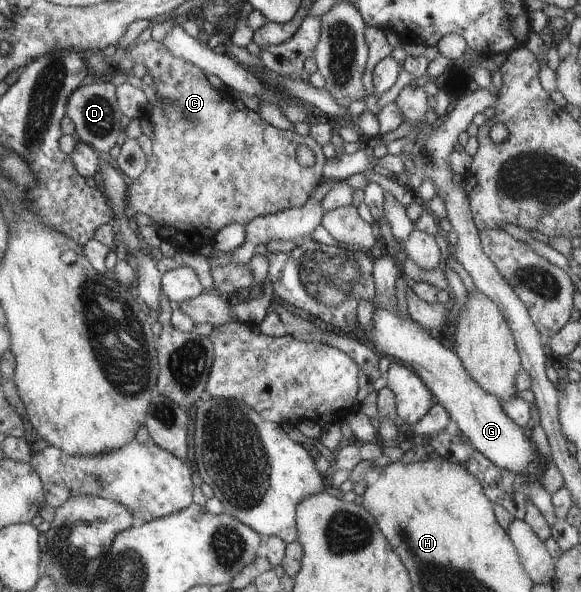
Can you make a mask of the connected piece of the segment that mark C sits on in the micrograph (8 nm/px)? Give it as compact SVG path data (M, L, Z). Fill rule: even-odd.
M133 40L126 49L126 58L132 60L134 64L142 64L147 68L150 78L153 78L152 87L156 91L156 94L160 96L162 101L159 101L159 105L152 106L152 109L147 111L147 117L150 124L153 127L154 136L152 137L152 154L147 157L146 168L144 172L135 178L131 182L128 182L128 188L126 188L126 199L124 204L128 209L134 210L136 213L149 216L152 221L152 226L156 228L156 232L162 241L169 242L175 248L179 248L182 251L189 251L190 253L200 253L202 246L212 246L214 242L214 236L230 223L238 223L242 226L246 226L248 222L252 222L254 218L258 218L262 215L270 215L281 210L286 210L294 207L301 207L306 204L310 194L314 192L314 188L318 186L318 182L322 180L322 166L326 164L324 160L324 154L320 150L320 144L314 142L314 138L308 136L298 136L298 133L293 130L278 129L270 124L266 124L265 120L262 120L258 113L248 109L239 110L237 106L232 103L230 98L224 98L218 90L208 81L207 75L192 62L188 60L182 60L182 58L176 58L174 54L170 54L170 50L166 46L162 46L161 42L154 40ZM299 146L308 147L316 157L315 164L309 167L303 167L299 164L296 156L296 151Z

